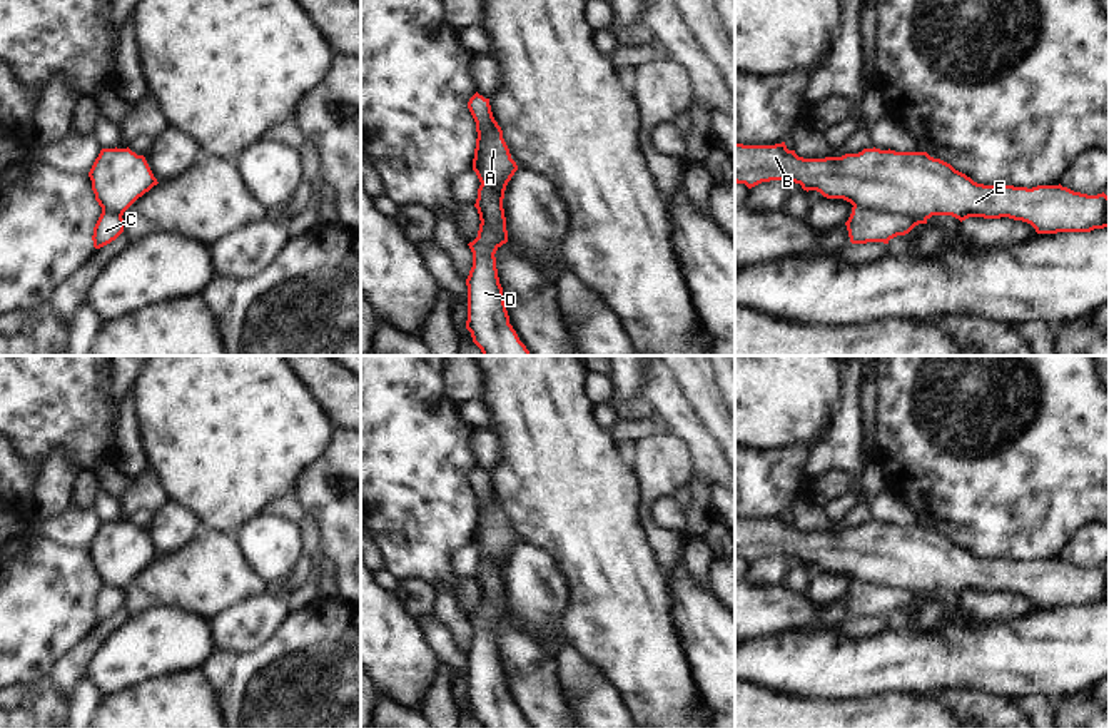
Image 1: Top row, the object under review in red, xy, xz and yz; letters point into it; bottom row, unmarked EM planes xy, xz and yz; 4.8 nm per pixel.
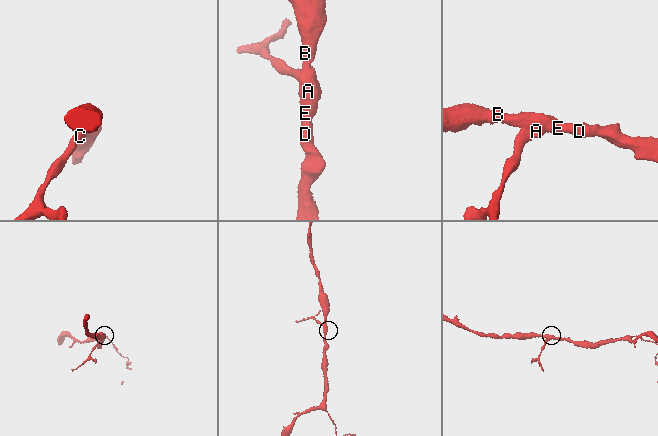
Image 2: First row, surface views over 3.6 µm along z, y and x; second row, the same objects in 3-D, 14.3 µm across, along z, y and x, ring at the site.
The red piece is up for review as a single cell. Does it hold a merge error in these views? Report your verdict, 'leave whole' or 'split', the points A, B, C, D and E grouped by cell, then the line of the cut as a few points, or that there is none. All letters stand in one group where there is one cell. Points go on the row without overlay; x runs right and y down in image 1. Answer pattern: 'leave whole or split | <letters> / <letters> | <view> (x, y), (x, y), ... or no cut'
split | A B D E / C | yz (854, 578), (864, 583), (906, 588), (926, 595)

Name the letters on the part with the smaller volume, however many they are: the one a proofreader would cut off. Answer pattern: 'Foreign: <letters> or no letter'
Foreign: C

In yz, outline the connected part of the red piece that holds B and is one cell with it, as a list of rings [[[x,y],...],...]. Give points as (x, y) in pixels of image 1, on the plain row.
[[[735,516],[735,556],[752,563],[770,554],[795,556],[803,564],[817,564],[827,573],[843,573],[865,584],[907,589],[915,594],[927,594],[932,589],[952,589],[960,596],[969,591],[1009,591],[1031,598],[1037,608],[1091,606],[1109,601],[1109,571],[1104,566],[1087,569],[1061,558],[1032,563],[984,559],[927,526],[895,526],[874,521],[842,531],[803,533],[795,524],[788,524],[785,516],[775,519]]]

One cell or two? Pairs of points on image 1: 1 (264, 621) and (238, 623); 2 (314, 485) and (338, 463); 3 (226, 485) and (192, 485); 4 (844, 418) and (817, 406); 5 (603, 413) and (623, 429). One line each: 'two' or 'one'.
1: one
2: one
3: one
4: two
5: two

